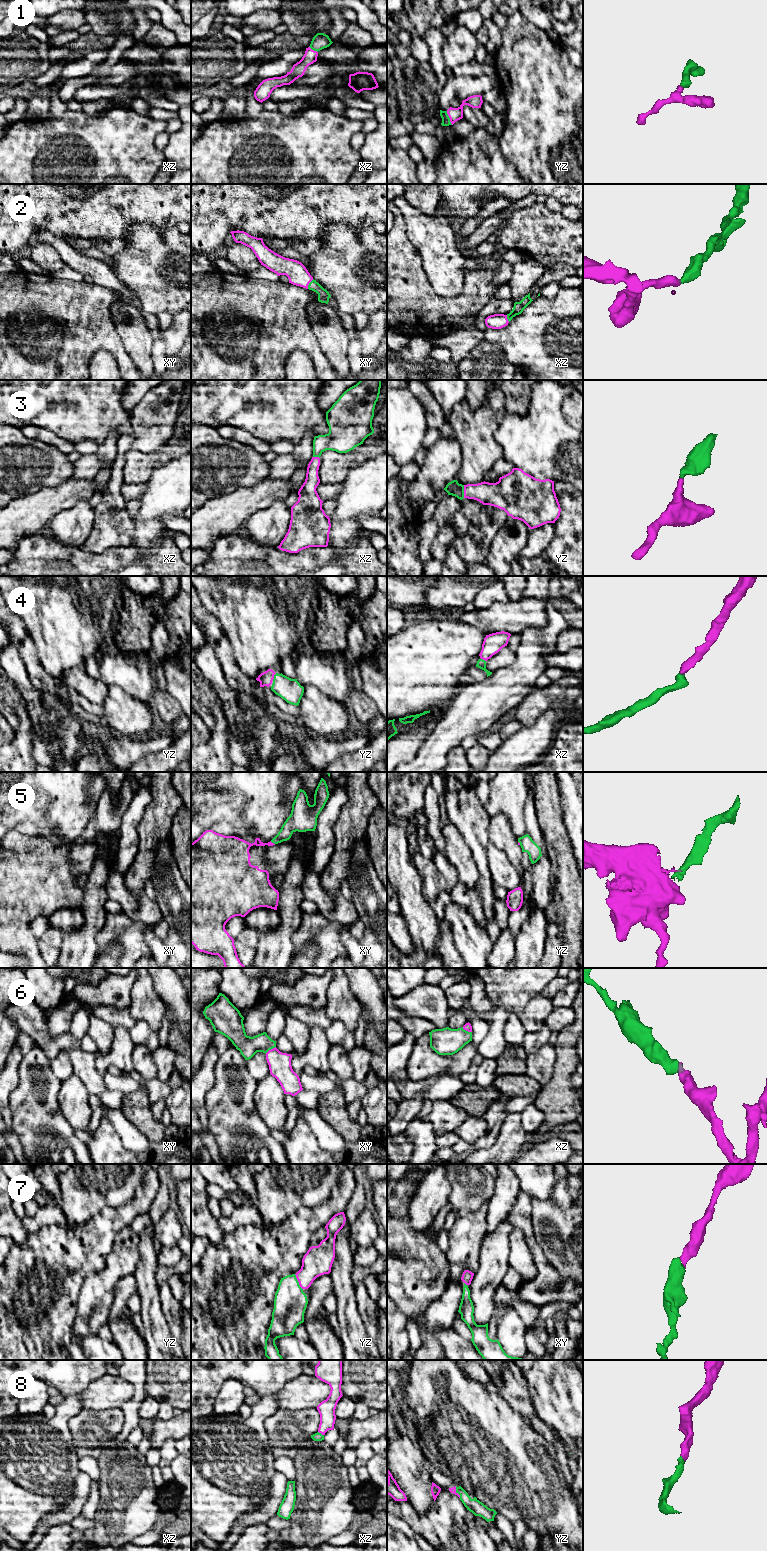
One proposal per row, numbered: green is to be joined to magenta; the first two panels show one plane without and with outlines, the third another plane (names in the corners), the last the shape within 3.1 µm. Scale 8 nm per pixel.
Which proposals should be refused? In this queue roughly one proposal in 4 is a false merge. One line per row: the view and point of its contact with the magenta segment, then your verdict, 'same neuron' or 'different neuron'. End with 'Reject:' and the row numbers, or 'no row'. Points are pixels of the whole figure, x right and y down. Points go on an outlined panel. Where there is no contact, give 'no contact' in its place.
1: contact yz (449, 117); same neuron
2: contact xy (308, 284); same neuron
3: contact yz (464, 491); same neuron
4: contact yz (273, 677); same neuron
5: contact xy (271, 842); different neuron
6: contact xy (271, 1049); same neuron
7: contact yz (298, 1281); same neuron
8: contact xz (321, 1433); same neuron
Reject: 5

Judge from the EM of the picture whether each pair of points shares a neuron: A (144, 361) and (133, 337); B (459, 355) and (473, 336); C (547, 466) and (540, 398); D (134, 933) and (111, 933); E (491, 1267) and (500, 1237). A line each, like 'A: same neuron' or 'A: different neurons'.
A: same neuron
B: same neuron
C: same neuron
D: same neuron
E: same neuron

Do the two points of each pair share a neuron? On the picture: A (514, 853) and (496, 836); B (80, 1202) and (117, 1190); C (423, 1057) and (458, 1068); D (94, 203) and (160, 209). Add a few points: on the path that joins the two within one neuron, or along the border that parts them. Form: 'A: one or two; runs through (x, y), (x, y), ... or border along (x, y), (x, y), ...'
A: one; runs through (510, 849), (500, 839)
B: one; runs through (89, 1201), (108, 1198)
C: one; runs through (432, 1064), (449, 1064)
D: one; runs through (110, 202), (144, 204)

